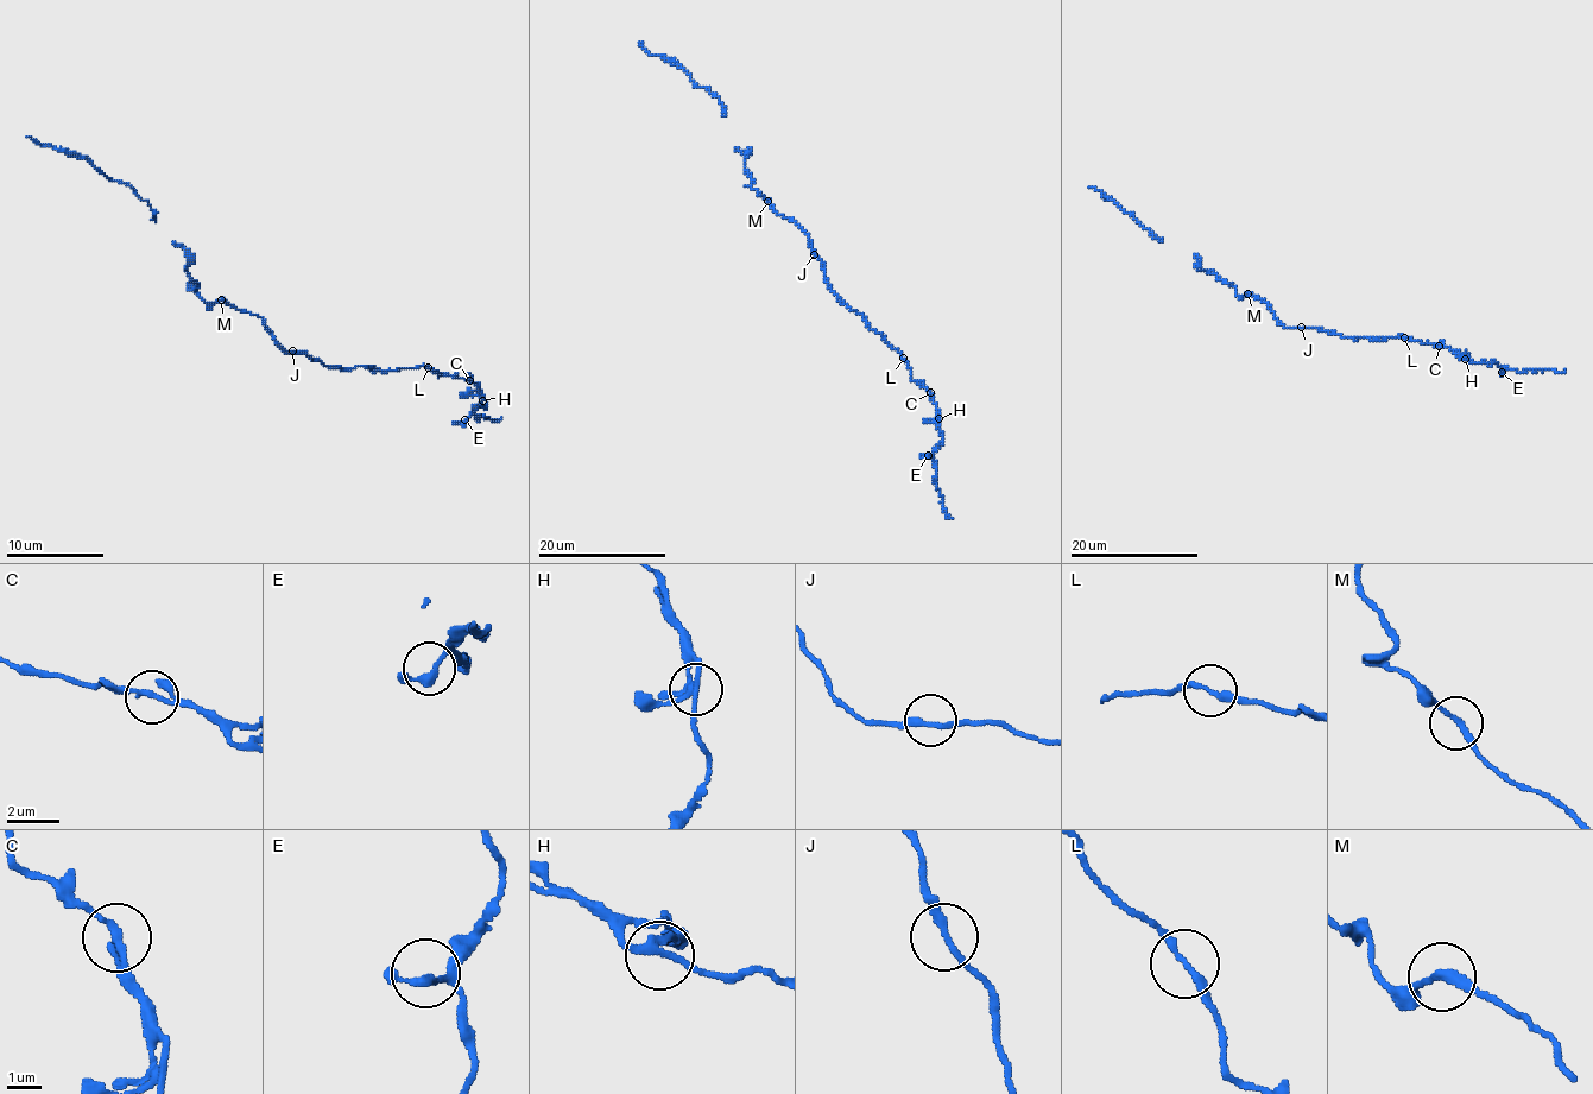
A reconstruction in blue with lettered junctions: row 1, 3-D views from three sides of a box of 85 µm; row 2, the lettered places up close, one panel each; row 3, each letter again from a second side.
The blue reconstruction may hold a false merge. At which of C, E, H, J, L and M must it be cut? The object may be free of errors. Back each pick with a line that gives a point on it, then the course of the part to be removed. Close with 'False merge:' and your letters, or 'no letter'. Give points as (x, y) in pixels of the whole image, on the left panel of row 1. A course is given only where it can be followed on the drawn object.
False merge: no letter

